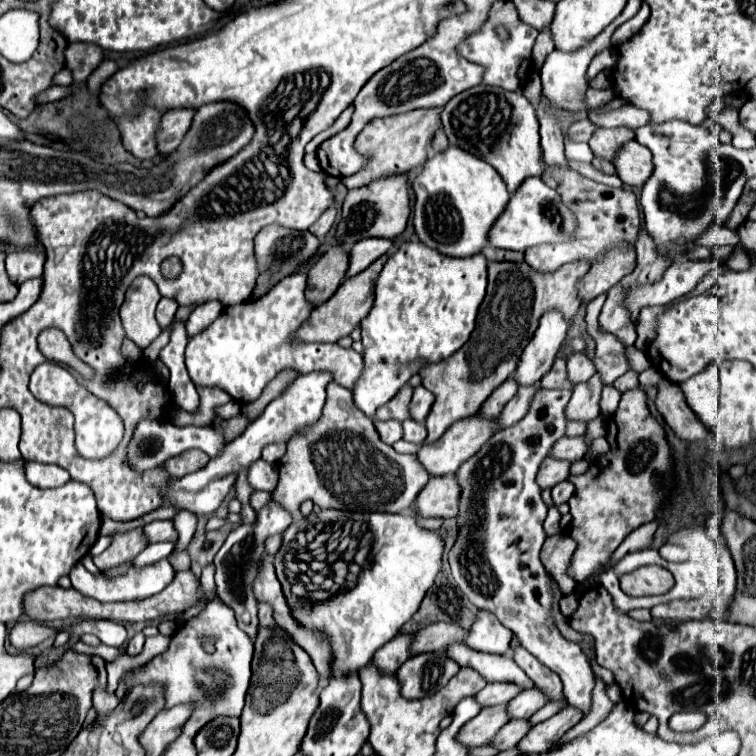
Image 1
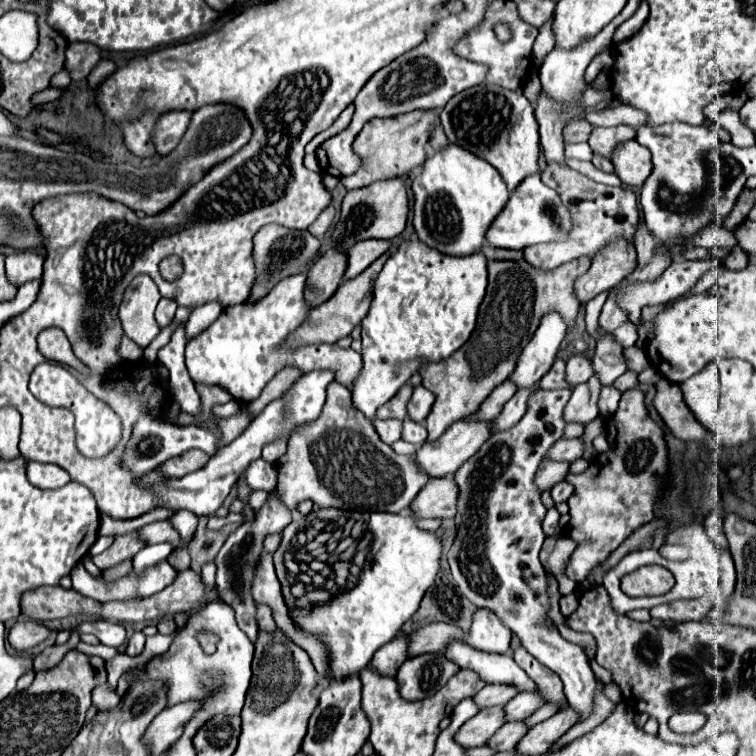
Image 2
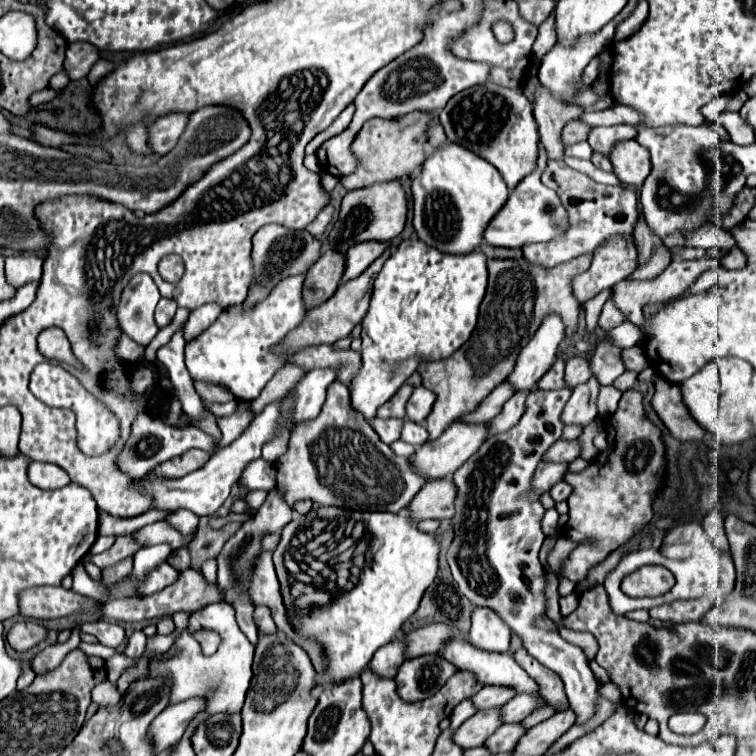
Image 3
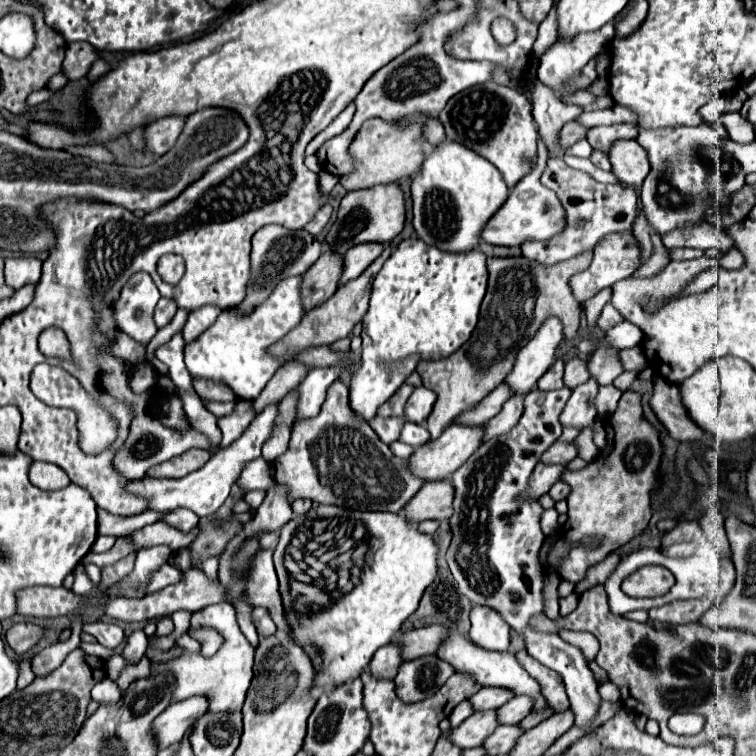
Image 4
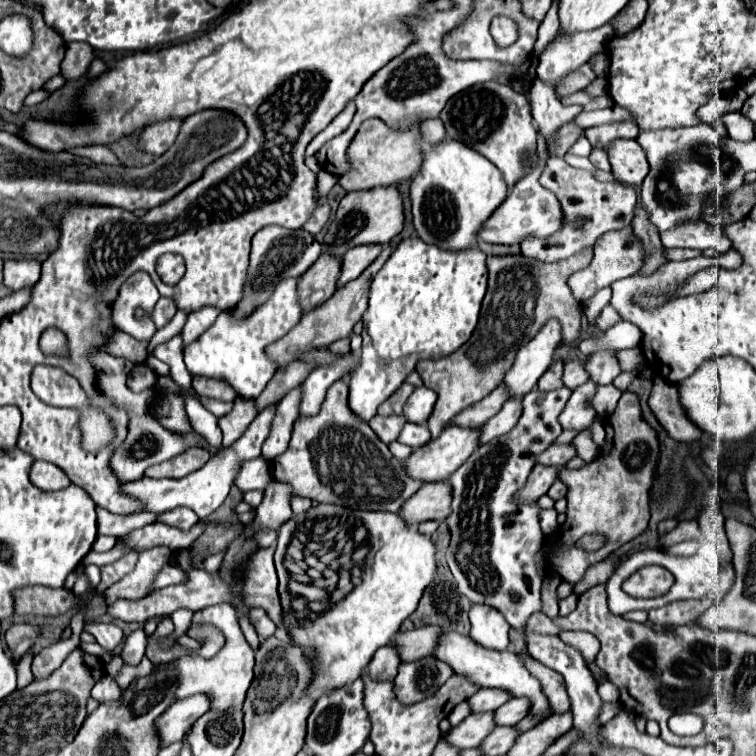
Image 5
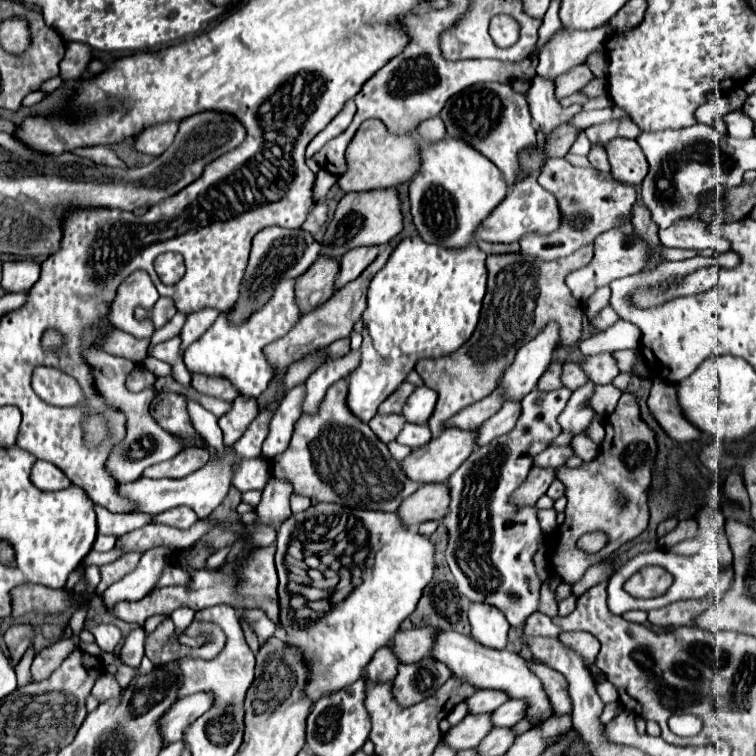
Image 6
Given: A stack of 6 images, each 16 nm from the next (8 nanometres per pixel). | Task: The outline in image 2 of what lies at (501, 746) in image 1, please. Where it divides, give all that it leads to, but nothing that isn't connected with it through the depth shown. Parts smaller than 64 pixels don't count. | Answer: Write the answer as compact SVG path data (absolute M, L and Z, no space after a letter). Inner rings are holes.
M516 722L516 724L504 724L498 728L498 732L488 740L488 746L494 750L494 752L506 752L506 750L512 750L520 736L524 736L528 728L524 726L524 722Z

